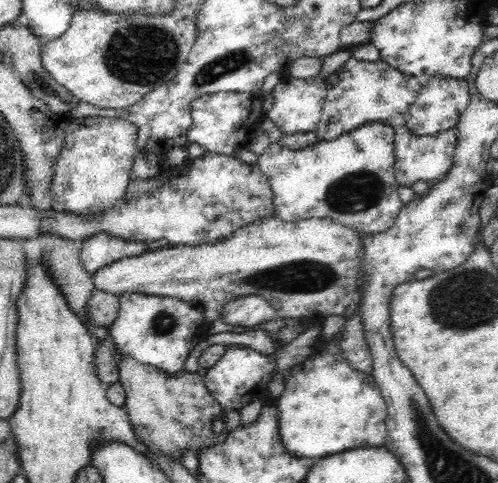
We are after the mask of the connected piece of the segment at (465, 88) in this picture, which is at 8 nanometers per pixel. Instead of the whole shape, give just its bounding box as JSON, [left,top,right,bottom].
[406,74,471,136]

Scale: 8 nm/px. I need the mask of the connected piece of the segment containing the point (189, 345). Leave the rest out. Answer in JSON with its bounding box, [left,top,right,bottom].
[93,292,211,386]

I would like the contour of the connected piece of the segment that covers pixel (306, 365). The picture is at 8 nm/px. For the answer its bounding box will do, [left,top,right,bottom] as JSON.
[276,351,387,458]

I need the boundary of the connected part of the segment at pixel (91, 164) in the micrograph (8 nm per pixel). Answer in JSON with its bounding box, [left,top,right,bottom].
[49,116,139,213]

